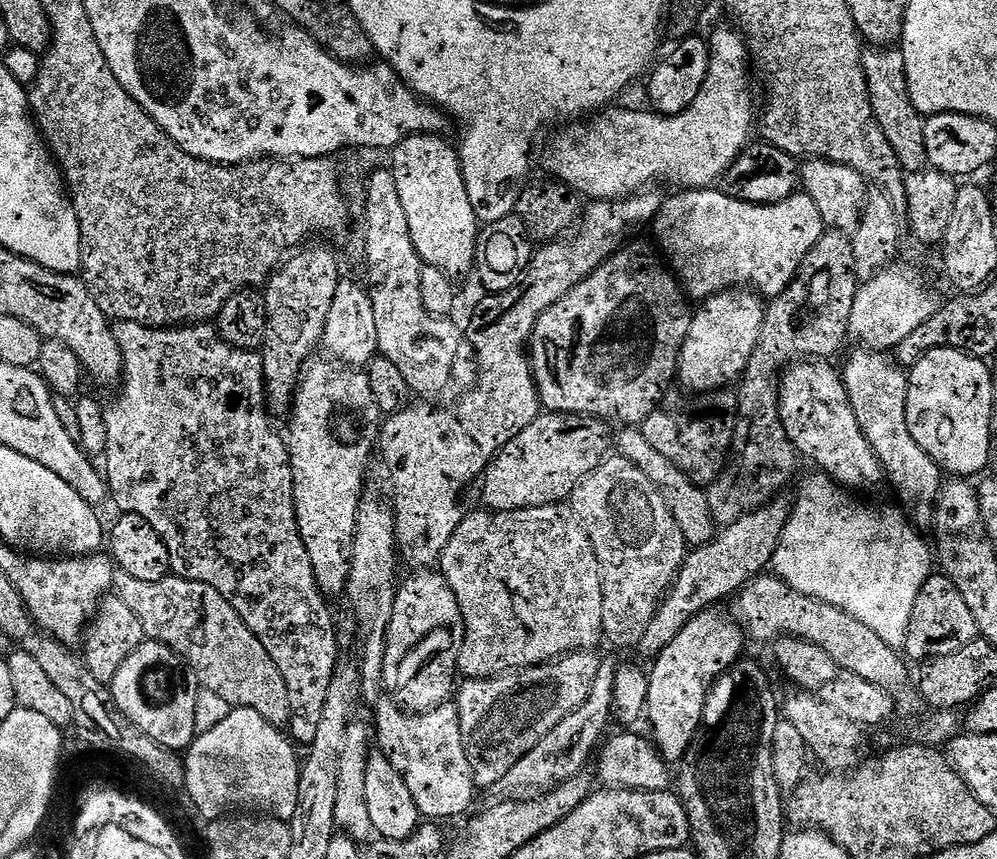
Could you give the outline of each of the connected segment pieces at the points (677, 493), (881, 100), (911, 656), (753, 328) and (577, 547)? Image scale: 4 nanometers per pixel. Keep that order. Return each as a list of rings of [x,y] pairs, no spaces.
[[[630,426],[621,432],[623,433],[618,438],[617,448],[619,455],[638,466],[663,494],[668,509],[670,509],[679,529],[682,530],[683,538],[689,547],[704,546],[714,540],[718,530],[708,507],[707,491],[697,484],[693,484],[684,471],[674,466],[665,455],[659,454],[639,429]]]
[[[872,46],[863,53],[863,57],[864,73],[868,79],[868,93],[874,110],[874,118],[886,134],[886,142],[890,142],[900,167],[905,173],[925,171],[929,167],[926,134],[924,133],[925,117],[911,101],[906,59],[903,58],[901,49],[896,46],[890,48]]]
[[[929,576],[918,594],[918,602],[914,602],[914,614],[910,614],[910,634],[906,634],[903,655],[912,662],[927,662],[942,654],[954,654],[954,650],[962,650],[962,646],[970,646],[976,639],[974,614],[970,614],[970,606],[966,606],[966,598],[962,598],[958,586],[954,586],[949,576]]]
[[[744,290],[735,291],[731,296],[734,296],[731,300],[712,296],[693,313],[678,358],[678,382],[684,387],[696,392],[710,392],[724,384],[735,383],[743,376],[756,352],[764,325],[765,303],[759,295]]]
[[[561,502],[555,506],[547,504],[541,508],[530,508],[519,512],[479,511],[473,516],[465,515],[461,519],[460,525],[454,530],[446,550],[438,561],[439,571],[446,578],[450,590],[456,596],[460,613],[464,615],[464,632],[472,632],[472,604],[476,604],[476,608],[480,608],[480,600],[488,600],[488,608],[496,608],[496,604],[500,604],[500,608],[504,608],[504,612],[492,612],[492,616],[500,616],[500,624],[508,624],[508,620],[504,620],[504,616],[512,616],[512,624],[516,624],[516,616],[524,616],[524,628],[528,628],[528,660],[533,660],[535,664],[551,662],[561,656],[568,655],[570,652],[587,652],[599,649],[599,644],[602,644],[604,640],[604,631],[602,630],[604,595],[602,594],[600,567],[598,566],[598,558],[594,554],[594,546],[571,507],[567,503]]]

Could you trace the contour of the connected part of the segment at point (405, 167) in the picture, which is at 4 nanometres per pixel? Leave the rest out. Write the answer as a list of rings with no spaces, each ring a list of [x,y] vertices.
[[[440,134],[406,137],[398,147],[391,149],[390,171],[394,174],[394,182],[398,182],[398,198],[402,198],[406,222],[410,222],[410,238],[414,242],[414,250],[425,265],[437,267],[451,281],[459,282],[463,276],[471,277],[476,267],[478,221],[476,205],[470,202],[468,181],[460,169],[460,153],[453,145],[451,148],[444,138]]]

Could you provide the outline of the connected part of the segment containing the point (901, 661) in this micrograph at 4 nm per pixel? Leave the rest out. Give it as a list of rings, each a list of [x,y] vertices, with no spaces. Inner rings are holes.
[[[764,574],[755,578],[740,590],[735,602],[735,619],[751,641],[772,642],[782,635],[796,636],[822,646],[841,671],[856,673],[889,690],[902,688],[908,682],[907,661],[874,630],[842,609],[794,590],[780,577]]]

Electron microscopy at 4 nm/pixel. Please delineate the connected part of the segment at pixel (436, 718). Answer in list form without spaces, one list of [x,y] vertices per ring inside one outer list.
[[[381,698],[374,705],[376,712],[376,728],[374,724],[375,747],[402,774],[406,787],[410,789],[410,798],[414,798],[414,806],[418,806],[421,817],[432,822],[445,822],[451,816],[460,816],[472,804],[478,795],[474,774],[470,766],[470,758],[466,758],[466,746],[462,738],[460,725],[460,709],[455,703],[449,702],[431,708],[429,712],[410,712],[400,707],[391,698]]]

